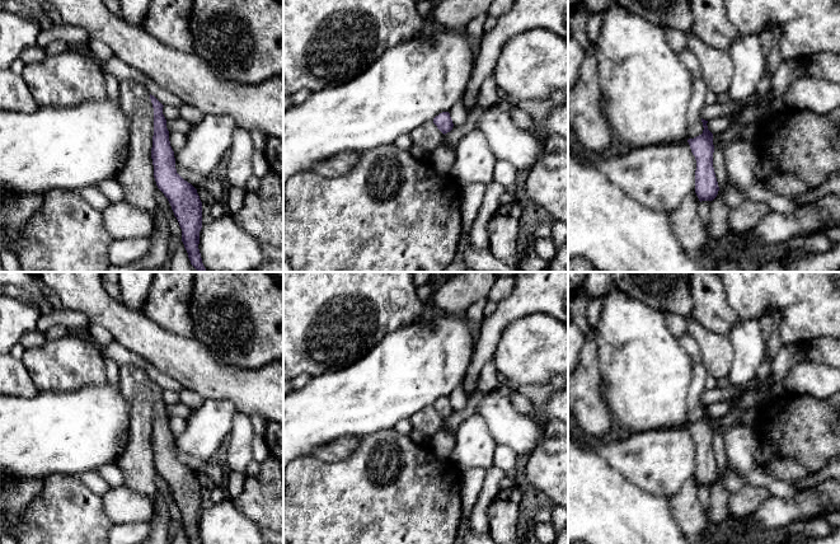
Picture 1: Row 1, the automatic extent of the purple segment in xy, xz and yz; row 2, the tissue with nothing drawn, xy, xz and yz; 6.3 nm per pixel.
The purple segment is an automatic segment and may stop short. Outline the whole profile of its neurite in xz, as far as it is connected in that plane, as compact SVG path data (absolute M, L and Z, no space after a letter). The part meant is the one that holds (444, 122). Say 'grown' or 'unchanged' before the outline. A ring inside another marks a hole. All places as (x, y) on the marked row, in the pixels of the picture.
unchanged; M442 112L433 118L433 123L445 135L450 132L454 127L452 119L449 112Z

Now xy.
unchanged; M151 94L150 99L154 108L151 147L154 178L158 188L168 198L174 216L179 222L182 241L191 264L198 272L207 272L198 249L200 231L202 229L202 202L197 189L177 173L174 151L170 146L166 119L163 114L164 105Z

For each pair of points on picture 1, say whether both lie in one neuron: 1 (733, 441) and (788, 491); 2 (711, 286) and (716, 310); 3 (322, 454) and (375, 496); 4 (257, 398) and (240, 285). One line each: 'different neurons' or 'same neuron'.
1: same neuron
2: same neuron
3: different neurons
4: different neurons

